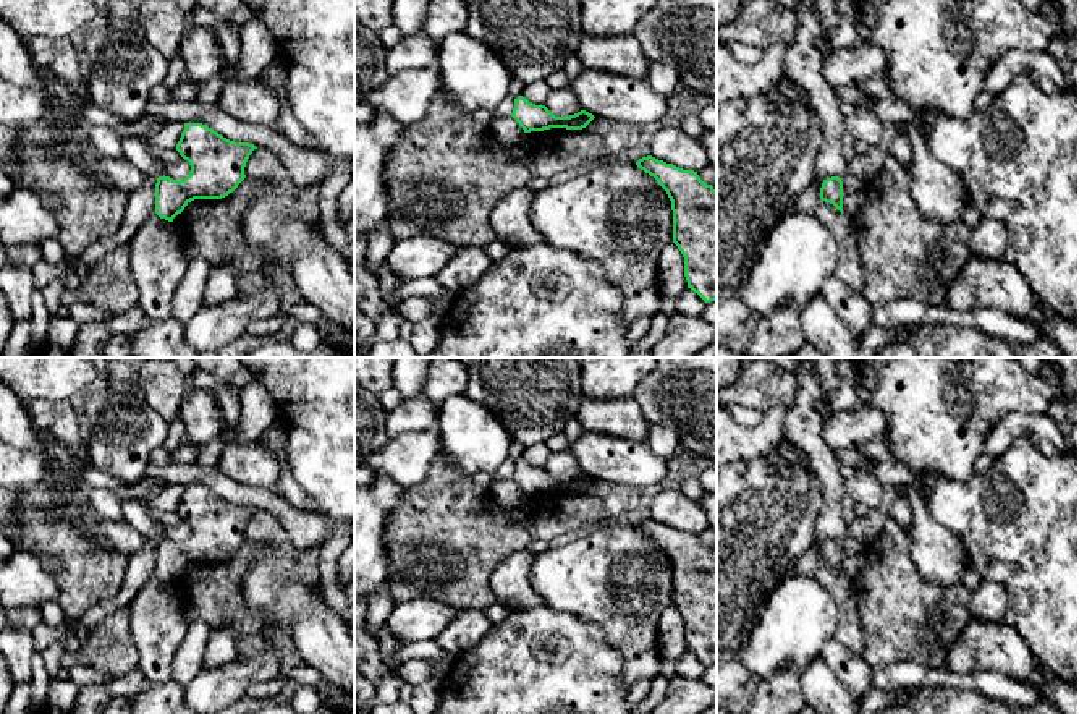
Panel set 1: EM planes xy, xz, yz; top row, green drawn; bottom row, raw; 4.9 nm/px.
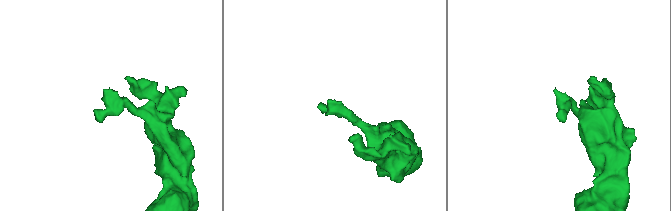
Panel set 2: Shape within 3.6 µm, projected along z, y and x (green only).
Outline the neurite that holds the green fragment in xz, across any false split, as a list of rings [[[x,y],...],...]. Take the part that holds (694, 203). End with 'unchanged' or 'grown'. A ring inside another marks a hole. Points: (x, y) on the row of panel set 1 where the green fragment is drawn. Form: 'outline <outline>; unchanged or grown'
outline [[[652,155],[636,165],[666,191],[673,210],[673,243],[684,257],[688,288],[705,303],[717,301],[717,191],[697,172]]]; unchanged

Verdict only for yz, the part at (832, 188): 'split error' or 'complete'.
complete

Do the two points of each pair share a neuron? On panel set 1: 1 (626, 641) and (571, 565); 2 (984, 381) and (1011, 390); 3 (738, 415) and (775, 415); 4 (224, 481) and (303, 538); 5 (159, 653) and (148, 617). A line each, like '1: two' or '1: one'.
1: one
2: one
3: two
4: one
5: one

